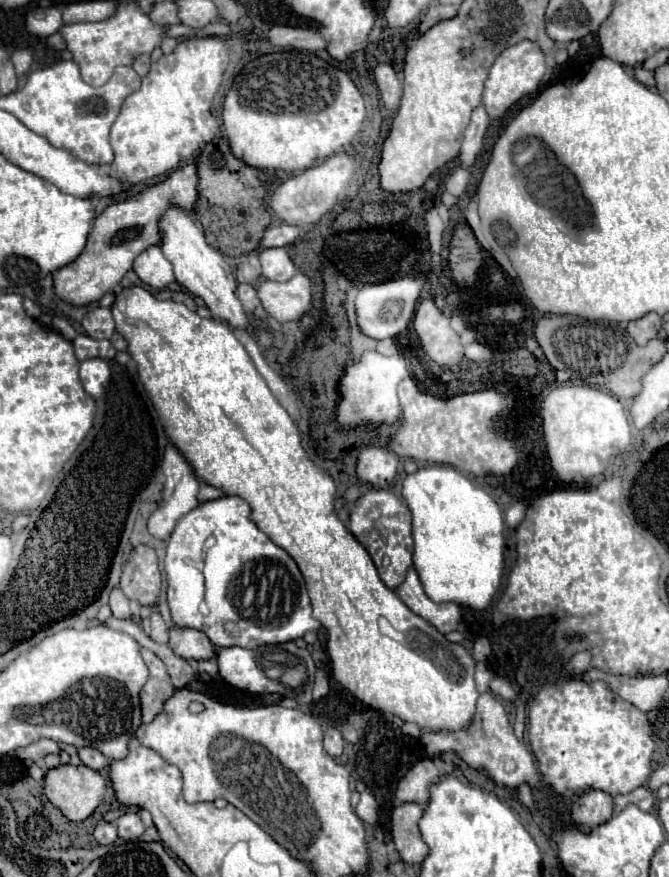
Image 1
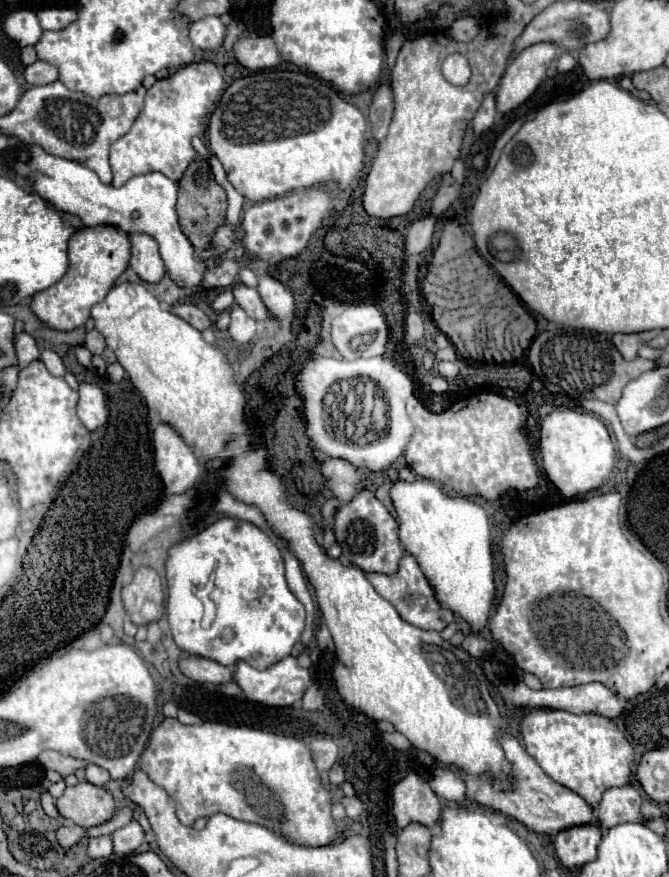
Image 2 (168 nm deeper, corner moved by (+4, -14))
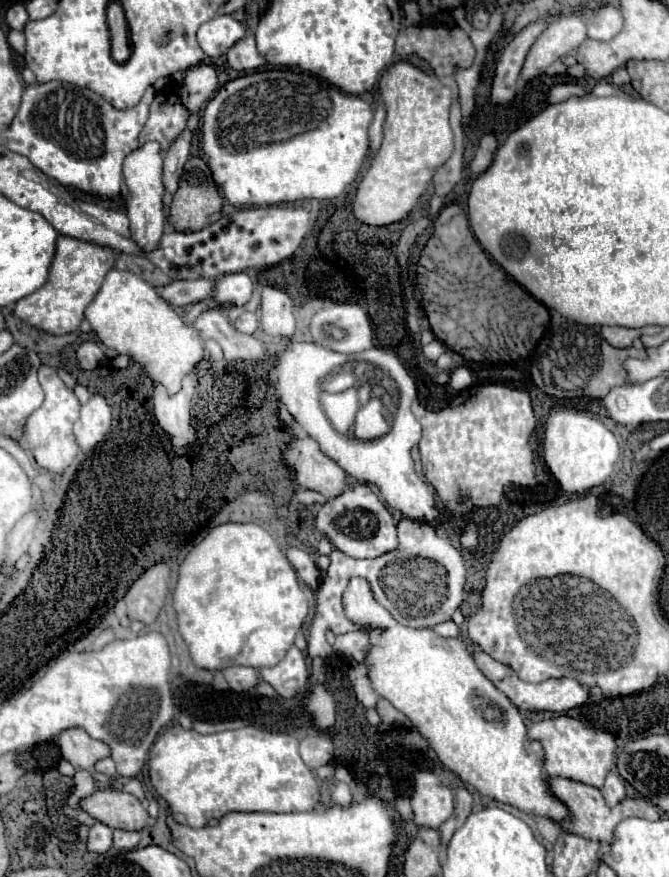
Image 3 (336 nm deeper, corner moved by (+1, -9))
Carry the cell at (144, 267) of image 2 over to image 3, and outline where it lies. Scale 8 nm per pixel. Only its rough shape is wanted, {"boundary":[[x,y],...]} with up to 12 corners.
{"boundary":[[157,141],[127,155],[131,239],[145,253],[165,233]]}

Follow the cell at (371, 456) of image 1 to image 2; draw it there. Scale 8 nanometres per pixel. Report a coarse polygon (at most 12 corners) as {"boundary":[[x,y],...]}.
{"boundary":[[318,456],[328,490],[352,500],[366,480],[346,460]]}

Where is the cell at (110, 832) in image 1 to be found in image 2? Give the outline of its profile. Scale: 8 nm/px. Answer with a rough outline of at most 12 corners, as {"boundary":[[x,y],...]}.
{"boundary":[[110,836],[90,838],[88,856],[106,858],[112,854]]}

